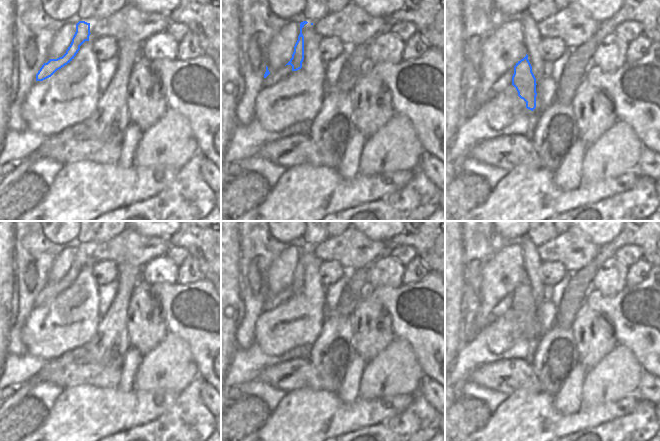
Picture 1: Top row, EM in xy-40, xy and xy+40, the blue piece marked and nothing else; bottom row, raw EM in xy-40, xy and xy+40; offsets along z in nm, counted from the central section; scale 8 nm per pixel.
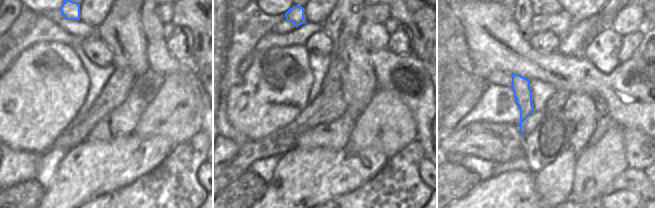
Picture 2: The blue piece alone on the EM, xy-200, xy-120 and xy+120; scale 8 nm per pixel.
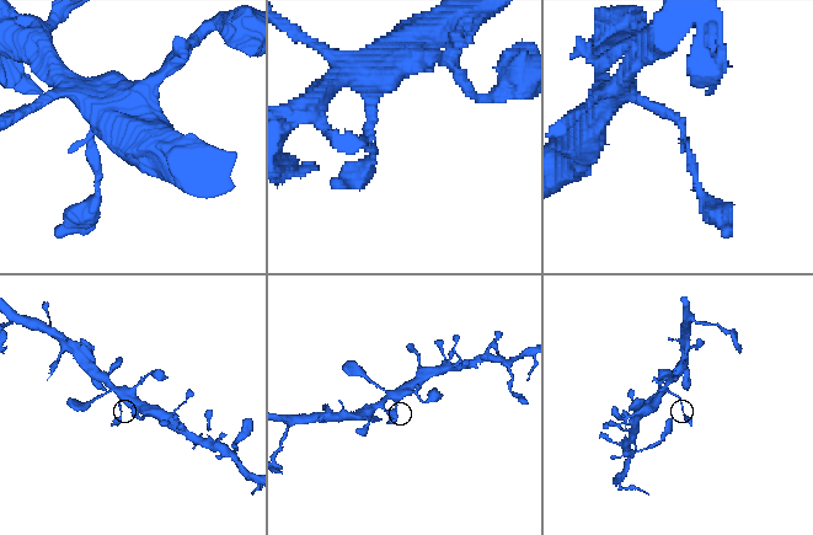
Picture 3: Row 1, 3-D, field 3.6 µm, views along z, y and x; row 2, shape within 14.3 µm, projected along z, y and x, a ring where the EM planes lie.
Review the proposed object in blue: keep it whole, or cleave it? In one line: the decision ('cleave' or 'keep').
keep

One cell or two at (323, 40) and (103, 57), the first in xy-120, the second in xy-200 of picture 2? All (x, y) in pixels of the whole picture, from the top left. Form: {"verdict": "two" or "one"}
{"verdict": "one"}

